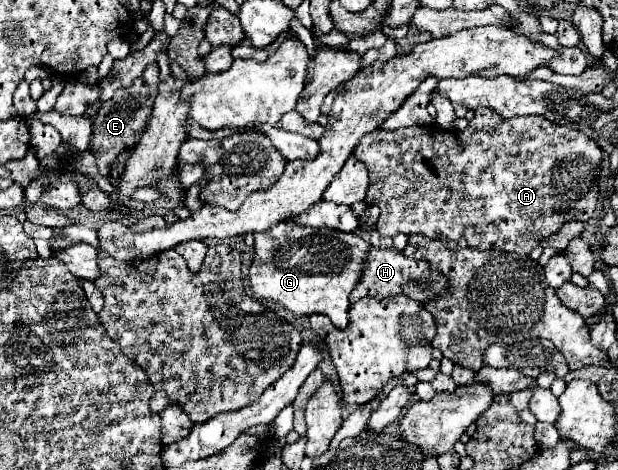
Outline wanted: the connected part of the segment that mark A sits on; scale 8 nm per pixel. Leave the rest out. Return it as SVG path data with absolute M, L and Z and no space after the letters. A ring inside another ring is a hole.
M478 107L464 131L446 133L434 129L434 125L406 127L392 133L374 129L360 139L352 155L368 167L370 187L366 203L372 205L378 201L380 205L380 235L394 237L396 233L418 233L440 239L444 247L452 251L474 247L518 255L530 255L542 239L550 237L566 221L588 221L592 217L598 199L596 179L602 159L598 143L578 129L550 123L542 115L504 119L488 107Z

